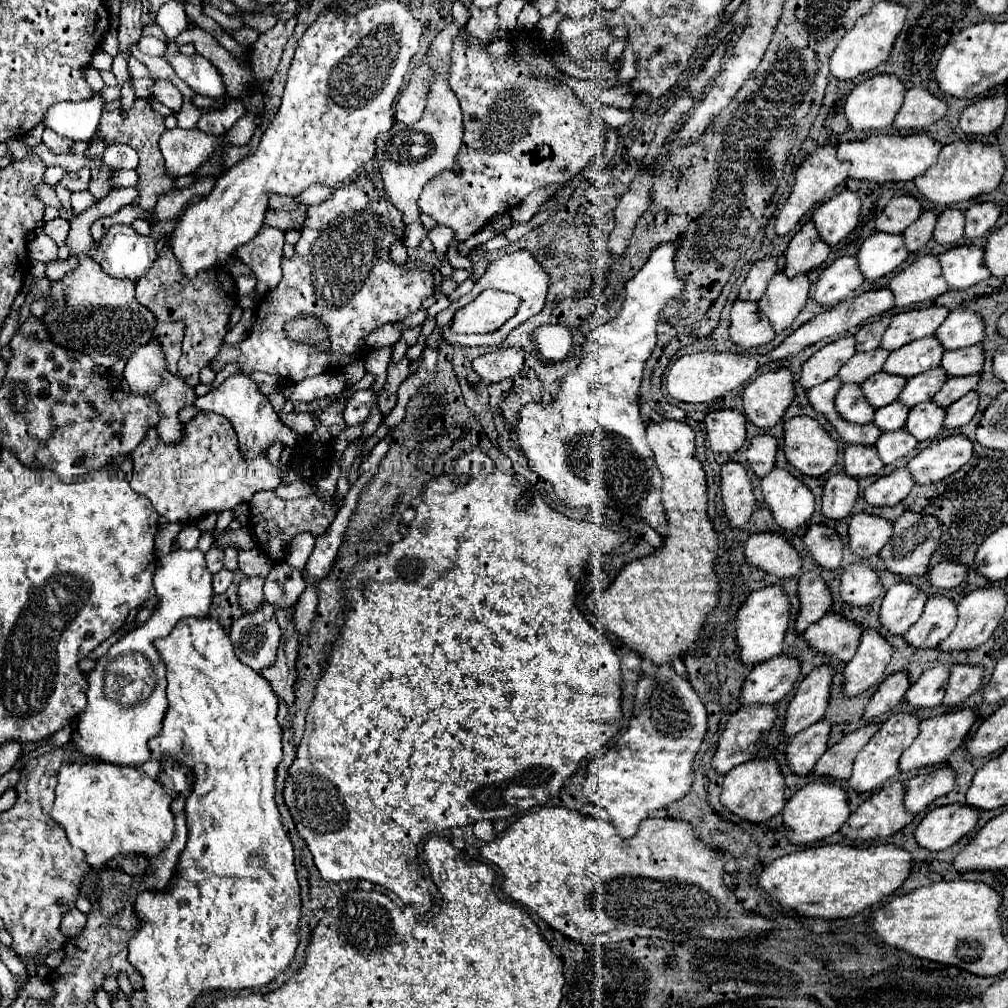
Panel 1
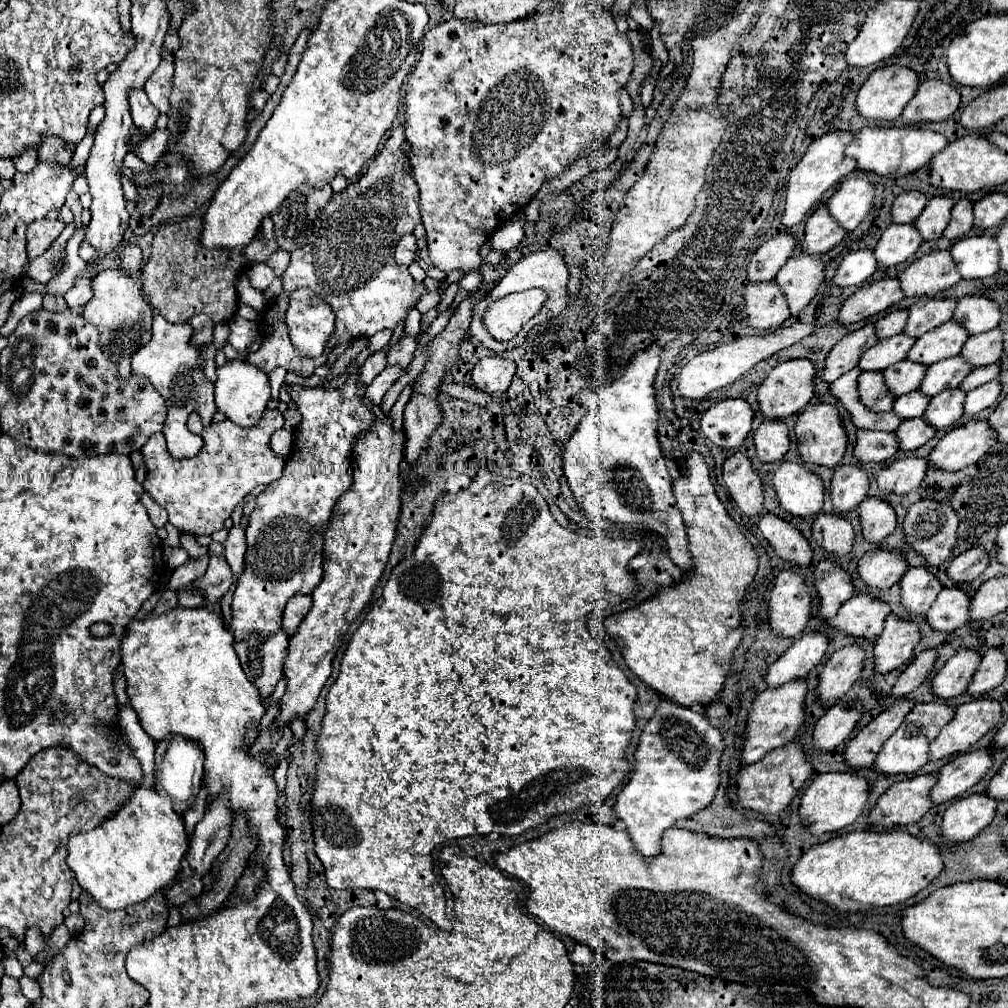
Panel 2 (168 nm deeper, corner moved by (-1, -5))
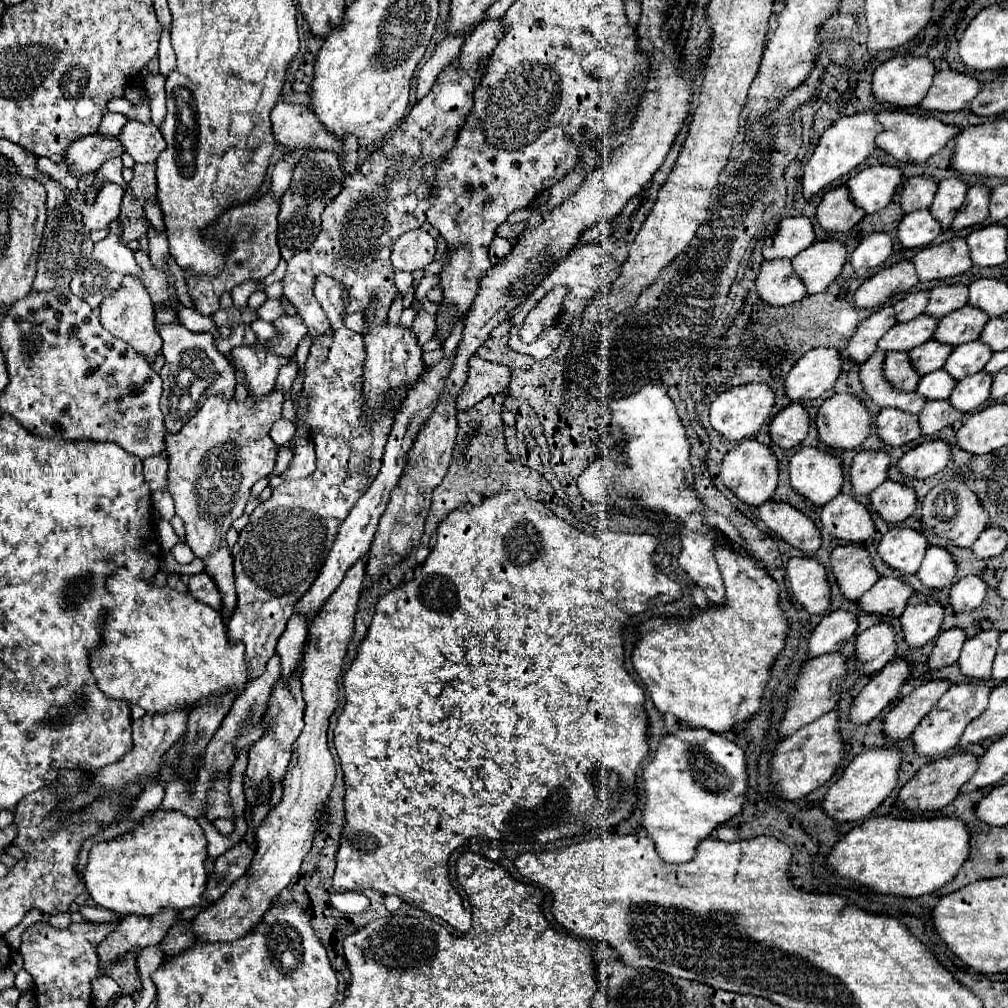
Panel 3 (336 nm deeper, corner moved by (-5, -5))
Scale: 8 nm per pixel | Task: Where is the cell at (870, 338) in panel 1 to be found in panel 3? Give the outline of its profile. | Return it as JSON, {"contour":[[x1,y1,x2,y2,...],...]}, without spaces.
{"contour":[[917,292,917,294,907,294,905,298,901,298,899,302,895,302,895,318,897,322,909,322,917,316,923,314,925,306,927,306,927,298,929,298,929,292]]}

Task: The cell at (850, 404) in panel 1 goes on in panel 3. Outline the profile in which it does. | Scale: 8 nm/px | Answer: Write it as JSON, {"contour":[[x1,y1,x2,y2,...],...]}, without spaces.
{"contour":[[889,352,883,362,883,374,887,382,899,392,913,392,921,380,907,358,907,352]]}

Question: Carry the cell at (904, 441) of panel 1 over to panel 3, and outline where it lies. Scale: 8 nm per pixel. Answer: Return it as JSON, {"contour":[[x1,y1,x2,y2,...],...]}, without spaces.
{"contour":[[935,400,935,402,925,402,921,414,919,414,919,428,921,434,931,438,933,434,937,434,941,428,961,420,961,412,955,410,949,400]]}

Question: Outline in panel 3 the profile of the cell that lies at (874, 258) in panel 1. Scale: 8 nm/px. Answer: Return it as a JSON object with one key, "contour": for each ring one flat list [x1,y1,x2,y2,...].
{"contour":[[929,210,905,214,897,226,897,240,903,248,929,246,939,234,941,234,941,226,931,216]]}

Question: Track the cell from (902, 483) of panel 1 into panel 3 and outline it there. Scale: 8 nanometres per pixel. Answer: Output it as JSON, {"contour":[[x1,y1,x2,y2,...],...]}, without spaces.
{"contour":[[943,440,923,442,923,444,911,448,909,452,905,452,899,458,897,468,905,478,925,480,925,478,931,478,933,474,941,472,947,466,949,454,951,454,951,448]]}

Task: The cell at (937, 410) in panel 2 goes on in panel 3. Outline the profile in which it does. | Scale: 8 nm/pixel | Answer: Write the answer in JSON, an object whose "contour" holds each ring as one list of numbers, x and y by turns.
{"contour":[[977,372,969,378,963,378,955,384,949,402,955,406,959,412,973,412,981,404,987,402,989,398,989,388,991,388,993,378,985,372]]}

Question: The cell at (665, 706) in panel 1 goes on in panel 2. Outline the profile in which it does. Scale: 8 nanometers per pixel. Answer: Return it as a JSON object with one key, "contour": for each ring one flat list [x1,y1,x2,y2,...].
{"contour":[[663,700,663,704,657,706,655,716,647,722,641,734,641,740,635,752,635,768,631,772,631,778,615,802,615,812,619,820,627,824,627,832,643,856,661,854,661,834,667,828,673,828,677,820,691,818,693,814,697,814,699,810,707,808,713,802,715,792,721,782,719,762,723,756,723,750,725,750,725,744,723,744,721,732,713,728,701,714,689,708,671,704,669,700]]}

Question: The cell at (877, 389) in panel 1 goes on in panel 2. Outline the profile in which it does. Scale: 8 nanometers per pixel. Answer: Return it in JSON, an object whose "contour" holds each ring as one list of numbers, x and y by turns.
{"contour":[[905,358,903,362,897,362,885,370,885,382,895,396,901,396,917,390,925,378,925,372,927,366]]}

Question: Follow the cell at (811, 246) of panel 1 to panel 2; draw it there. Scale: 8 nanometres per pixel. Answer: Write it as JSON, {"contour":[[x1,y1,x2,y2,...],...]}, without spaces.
{"contour":[[821,204,813,212,813,216,807,220,803,252,811,254,811,256,823,254,823,252,831,250,833,246,837,246,845,236,847,236,847,230,841,228,835,222,835,218,829,214,827,206]]}

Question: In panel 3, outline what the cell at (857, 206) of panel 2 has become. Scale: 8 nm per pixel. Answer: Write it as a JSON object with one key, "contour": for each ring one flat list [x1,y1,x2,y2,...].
{"contour":[[869,166,847,180,849,198,865,214,883,210,901,182,901,172,895,166]]}

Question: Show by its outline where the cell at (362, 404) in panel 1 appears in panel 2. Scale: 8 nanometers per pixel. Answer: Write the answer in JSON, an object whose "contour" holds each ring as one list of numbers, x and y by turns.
{"contour":[[399,364,387,366,387,368,367,386,367,394,365,394,365,398,363,398,363,404,365,404,369,410,375,410,375,408,381,404,385,392,387,392,401,376,405,376,405,374,407,374,407,368,401,368]]}

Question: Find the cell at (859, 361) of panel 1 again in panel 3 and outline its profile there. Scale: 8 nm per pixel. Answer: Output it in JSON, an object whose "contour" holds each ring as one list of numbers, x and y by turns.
{"contour":[[917,316,907,324,895,324,877,344,883,352,911,352,915,346,927,342,937,326,937,320,931,316]]}

